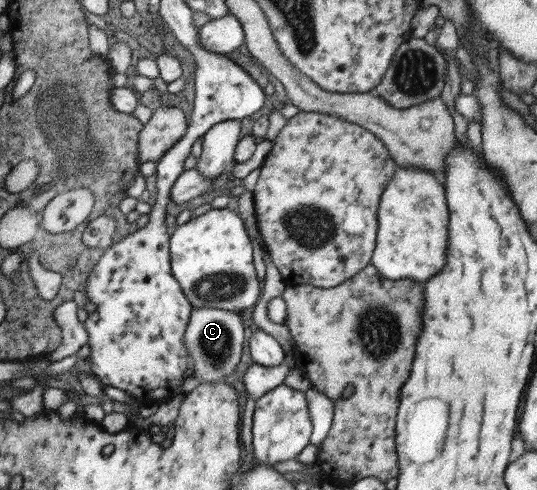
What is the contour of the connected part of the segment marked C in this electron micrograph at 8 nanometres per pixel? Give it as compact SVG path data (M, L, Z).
M192 307L182 339L189 356L191 375L200 379L200 383L222 382L240 360L244 342L241 315L232 310Z

